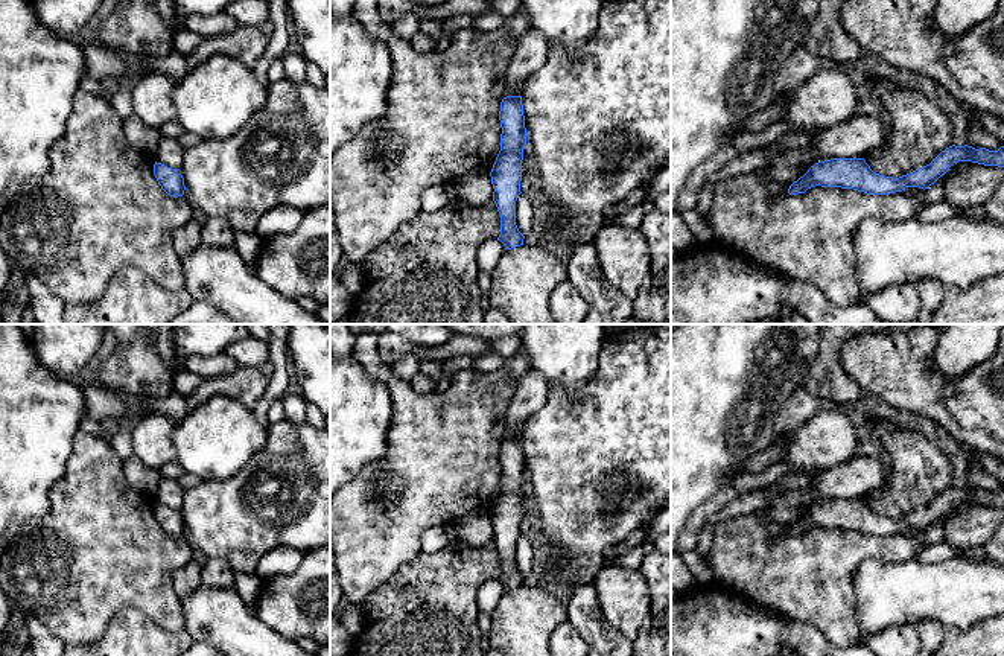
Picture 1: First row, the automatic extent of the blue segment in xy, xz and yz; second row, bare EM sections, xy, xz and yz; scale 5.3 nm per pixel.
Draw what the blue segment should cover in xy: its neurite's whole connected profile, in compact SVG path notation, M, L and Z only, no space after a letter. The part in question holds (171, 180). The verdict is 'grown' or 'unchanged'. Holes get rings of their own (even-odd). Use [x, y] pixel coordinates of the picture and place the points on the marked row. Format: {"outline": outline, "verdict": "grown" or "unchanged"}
{"outline": "M155 161L154 175L155 175L158 184L161 186L161 189L167 195L170 195L173 198L184 195L186 186L184 186L184 178L183 178L180 169L172 169L172 167L167 167L167 166Z", "verdict": "unchanged"}

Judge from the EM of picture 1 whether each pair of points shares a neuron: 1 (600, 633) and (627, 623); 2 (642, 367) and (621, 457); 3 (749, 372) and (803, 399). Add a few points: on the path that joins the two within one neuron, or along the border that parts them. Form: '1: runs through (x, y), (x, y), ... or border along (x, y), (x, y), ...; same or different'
1: border along (597, 597), (606, 620), (630, 640); different
2: runs through (642, 390), (642, 428), (636, 434); same
3: border along (802, 385), (784, 402), (776, 416), (776, 425); different

